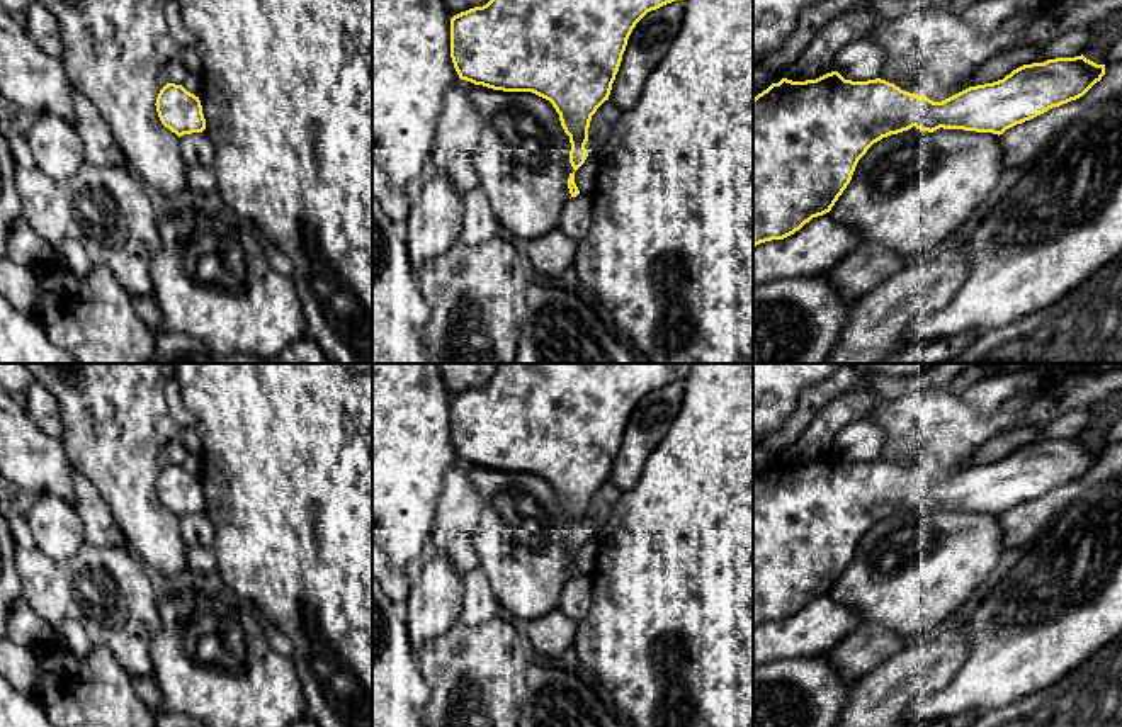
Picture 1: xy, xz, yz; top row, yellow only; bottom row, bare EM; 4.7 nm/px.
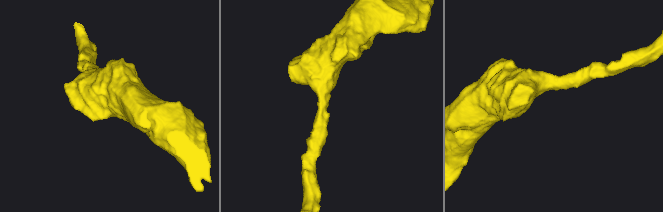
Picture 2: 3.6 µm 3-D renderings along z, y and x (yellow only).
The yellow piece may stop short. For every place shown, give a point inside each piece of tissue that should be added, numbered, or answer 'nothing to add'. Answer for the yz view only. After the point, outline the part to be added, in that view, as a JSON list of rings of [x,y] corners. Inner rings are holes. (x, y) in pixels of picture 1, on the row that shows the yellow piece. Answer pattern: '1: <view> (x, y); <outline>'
nothing to add

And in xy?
nothing to add

